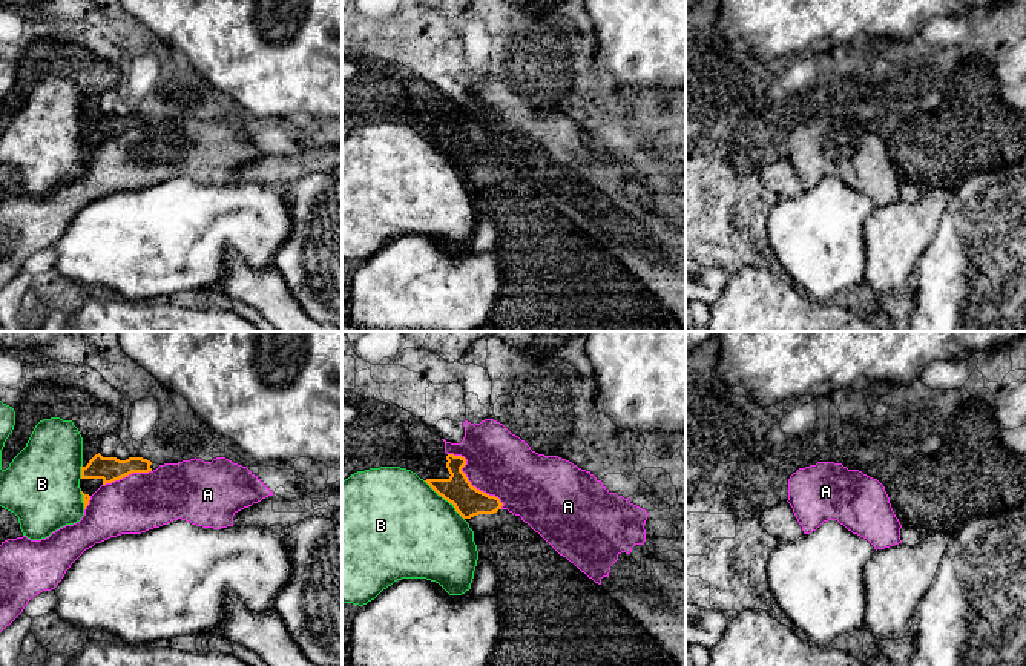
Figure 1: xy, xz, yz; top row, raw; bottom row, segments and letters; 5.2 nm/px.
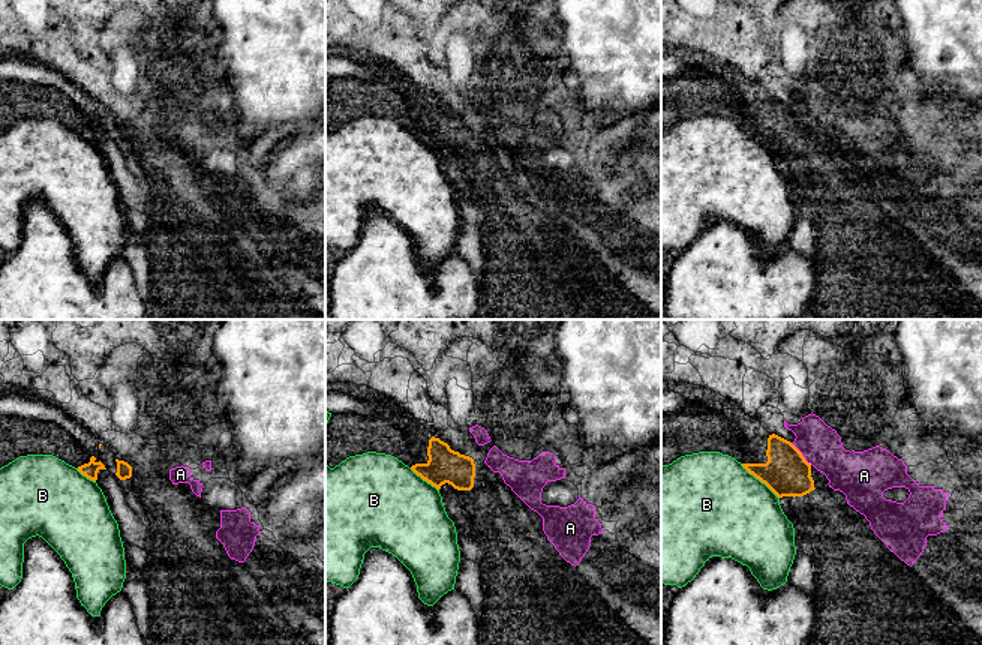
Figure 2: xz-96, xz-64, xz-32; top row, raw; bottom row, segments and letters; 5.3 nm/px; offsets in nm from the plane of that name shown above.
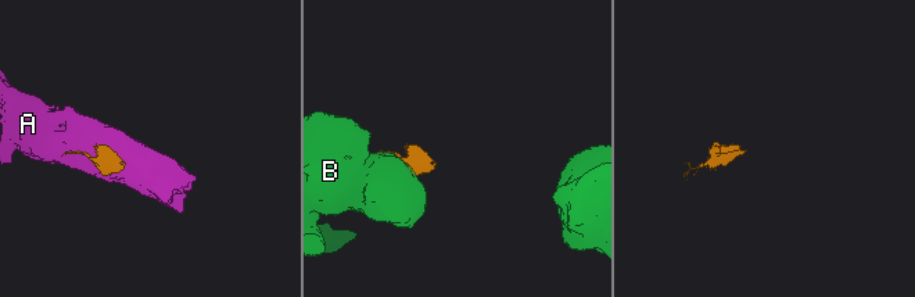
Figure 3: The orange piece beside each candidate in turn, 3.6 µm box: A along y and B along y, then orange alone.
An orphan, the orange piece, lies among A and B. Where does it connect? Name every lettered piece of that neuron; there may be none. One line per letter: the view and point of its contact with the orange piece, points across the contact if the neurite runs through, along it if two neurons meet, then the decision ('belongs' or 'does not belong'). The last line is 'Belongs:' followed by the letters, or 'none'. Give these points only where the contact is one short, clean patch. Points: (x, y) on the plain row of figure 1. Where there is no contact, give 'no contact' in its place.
A: meets orange in xz at (470, 138); does not belong
B: meets orange in xz at (445, 155); does not belong
Belongs: none

